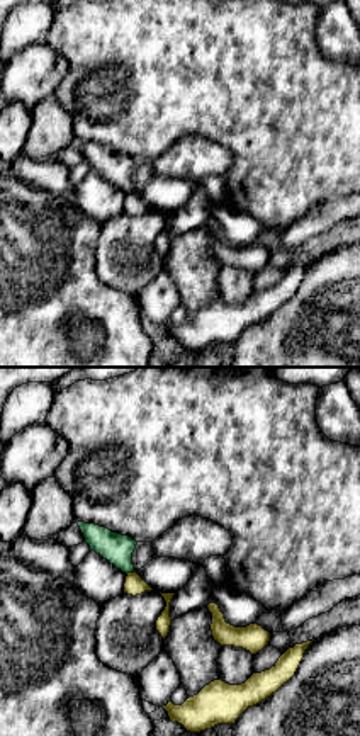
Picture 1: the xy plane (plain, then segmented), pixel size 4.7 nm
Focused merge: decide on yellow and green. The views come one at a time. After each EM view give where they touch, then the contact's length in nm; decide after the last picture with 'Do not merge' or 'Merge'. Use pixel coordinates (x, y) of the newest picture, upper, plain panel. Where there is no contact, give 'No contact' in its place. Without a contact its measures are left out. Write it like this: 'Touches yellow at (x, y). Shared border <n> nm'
Touches yellow at (129, 192). Shared border 50 nm

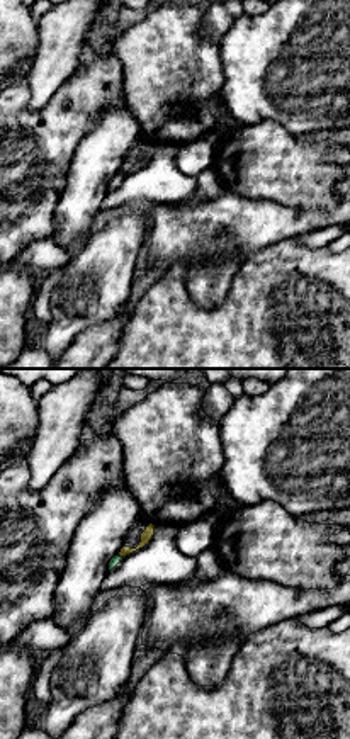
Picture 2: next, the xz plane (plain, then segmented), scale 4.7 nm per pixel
Touches yellow at (121, 175). Shared border 40 nm

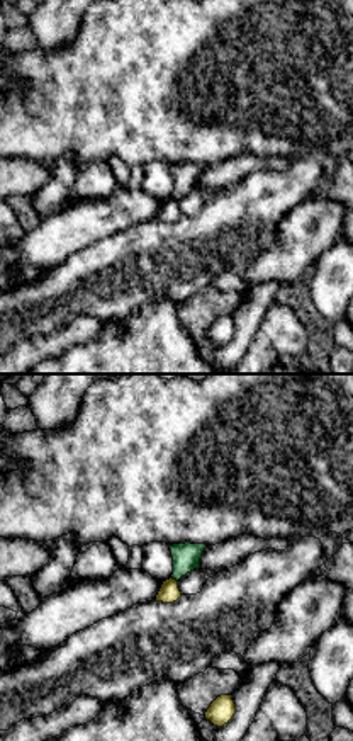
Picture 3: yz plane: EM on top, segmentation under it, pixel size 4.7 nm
Touches yellow at (175, 199). Shared border 40 nm

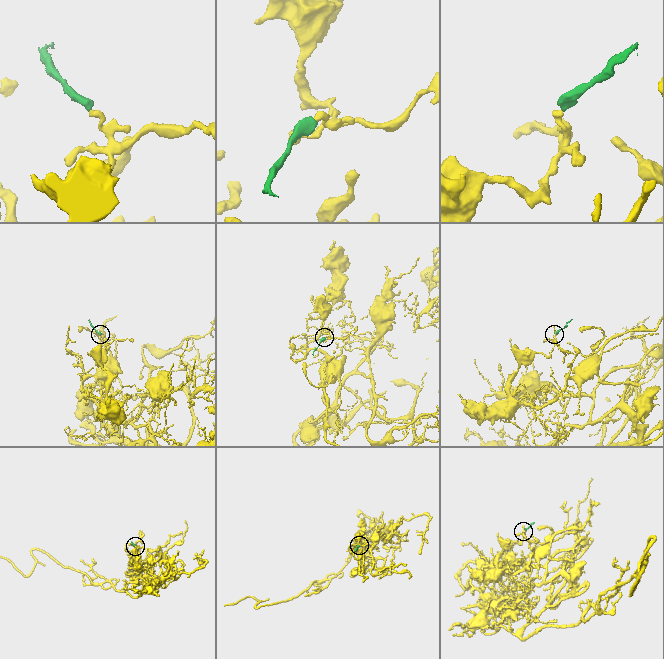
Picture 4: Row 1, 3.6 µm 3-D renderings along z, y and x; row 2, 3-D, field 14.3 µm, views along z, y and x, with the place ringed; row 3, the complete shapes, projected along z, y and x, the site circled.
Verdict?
Do not merge

